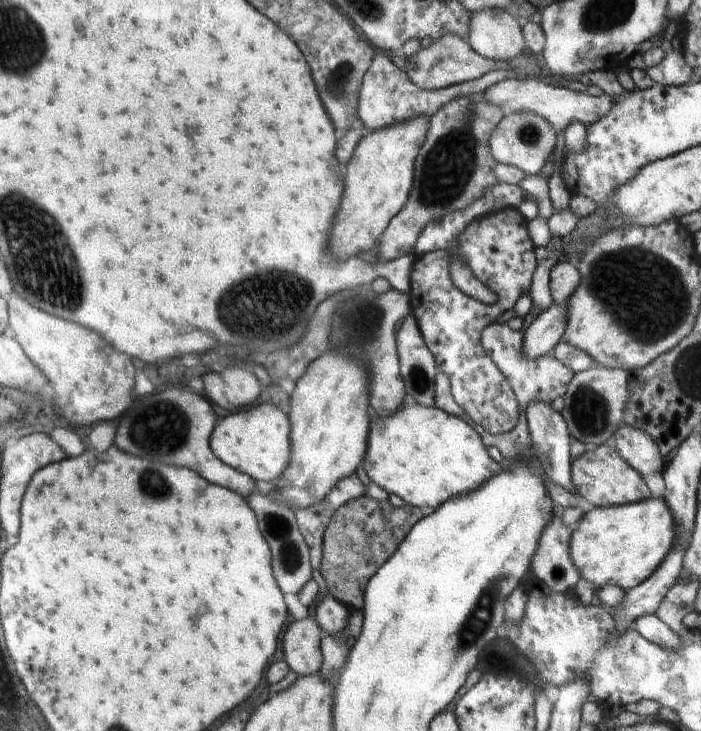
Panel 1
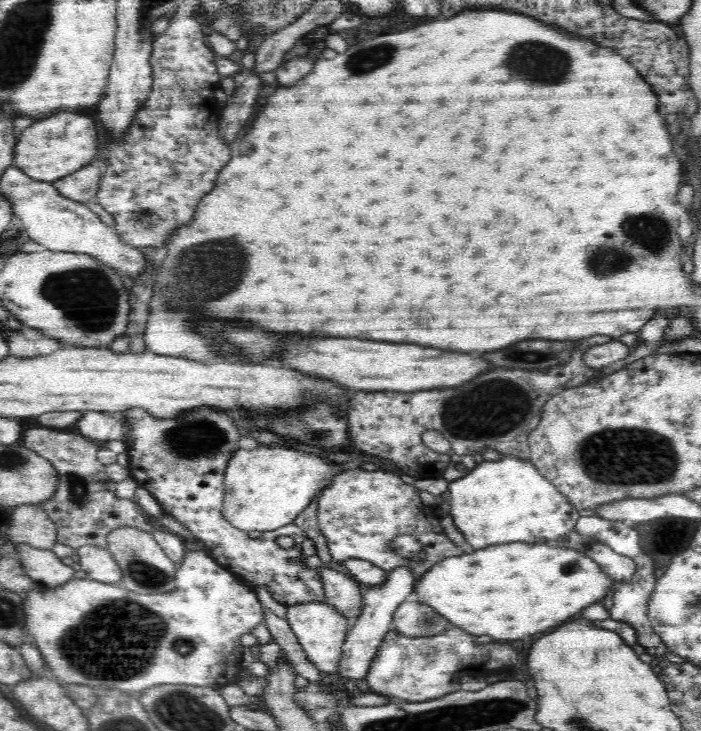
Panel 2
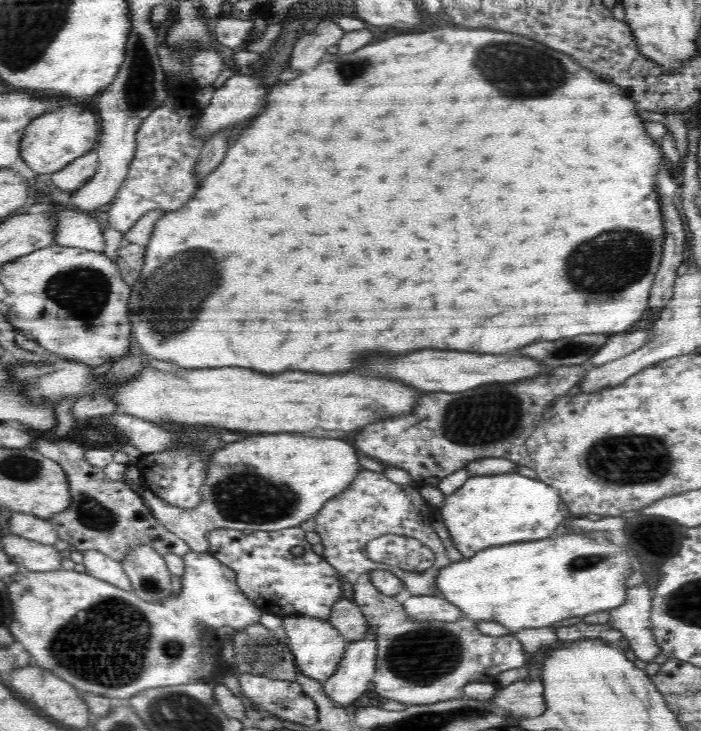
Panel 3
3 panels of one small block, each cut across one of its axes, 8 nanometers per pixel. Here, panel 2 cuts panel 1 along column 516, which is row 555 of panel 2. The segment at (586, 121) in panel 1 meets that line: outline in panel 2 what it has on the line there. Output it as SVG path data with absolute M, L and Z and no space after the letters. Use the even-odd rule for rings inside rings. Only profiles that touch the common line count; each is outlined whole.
M84 545L77 549L77 554L80 556L79 564L81 569L87 574L86 578L102 583L121 584L122 571L110 551L99 546Z

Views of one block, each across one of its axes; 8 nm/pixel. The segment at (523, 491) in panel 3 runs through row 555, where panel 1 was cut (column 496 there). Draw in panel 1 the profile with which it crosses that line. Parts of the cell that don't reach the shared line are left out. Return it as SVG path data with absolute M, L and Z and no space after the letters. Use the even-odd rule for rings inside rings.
M409 399L386 418L370 412L366 446L364 469L370 482L402 498L410 507L429 512L454 496L476 490L504 467L490 458L480 434L469 423L435 406L422 406Z

